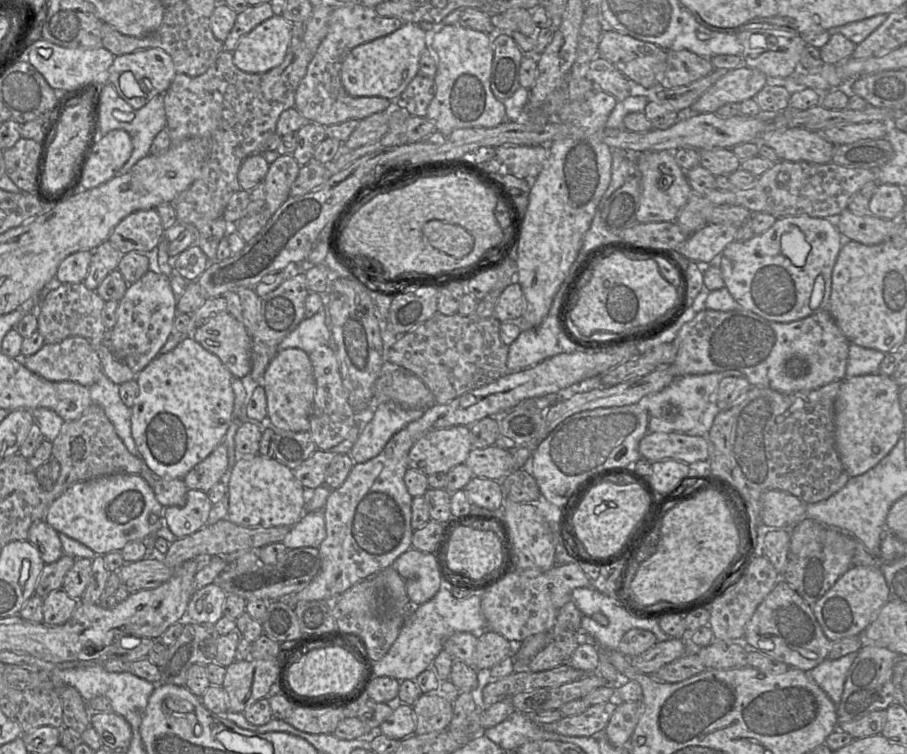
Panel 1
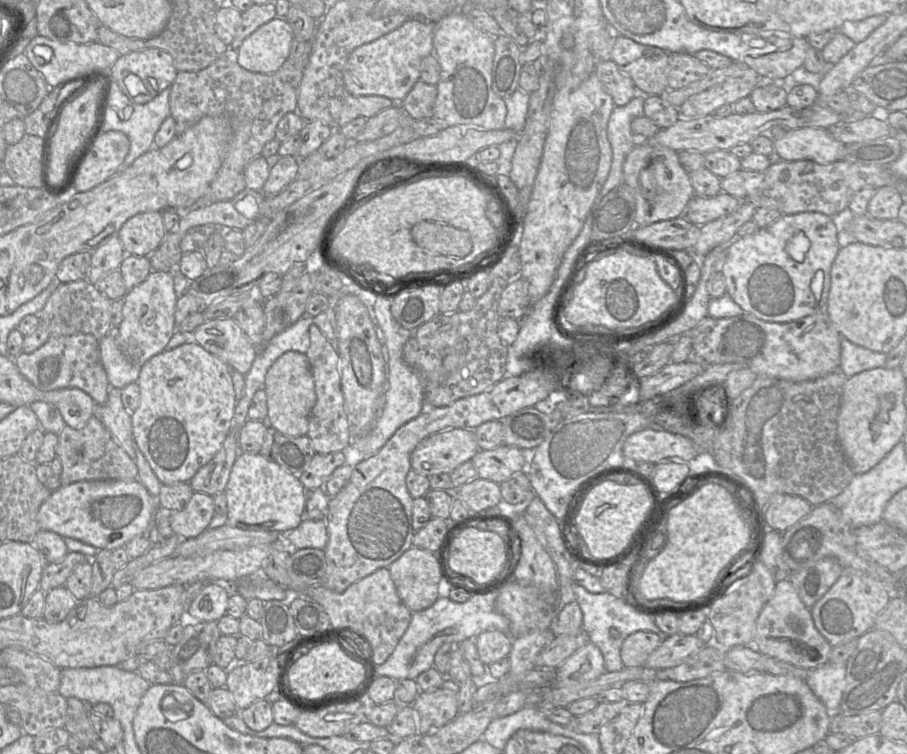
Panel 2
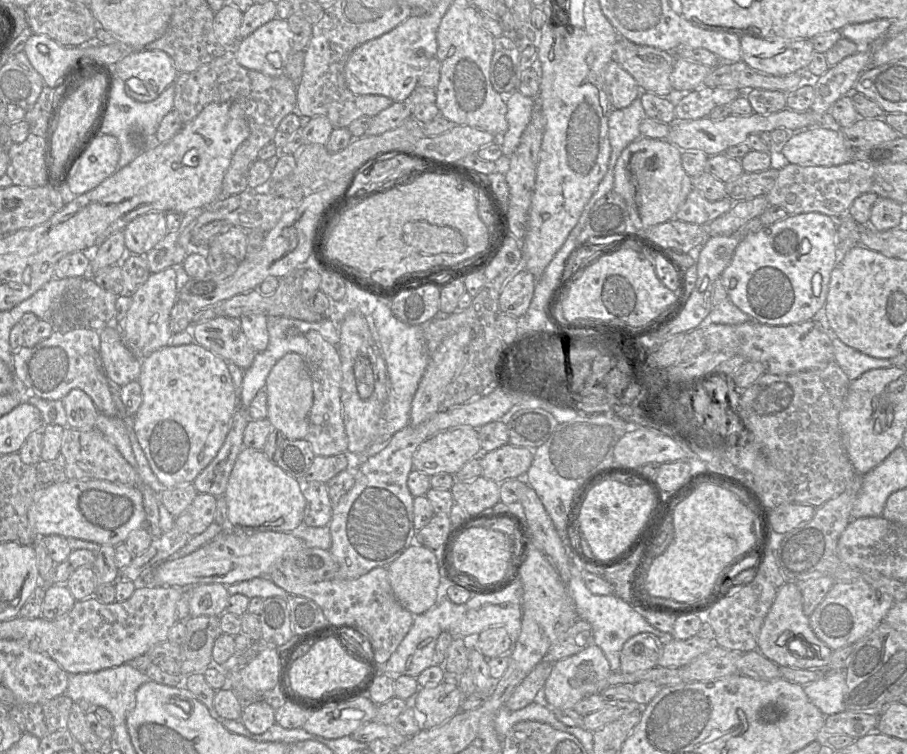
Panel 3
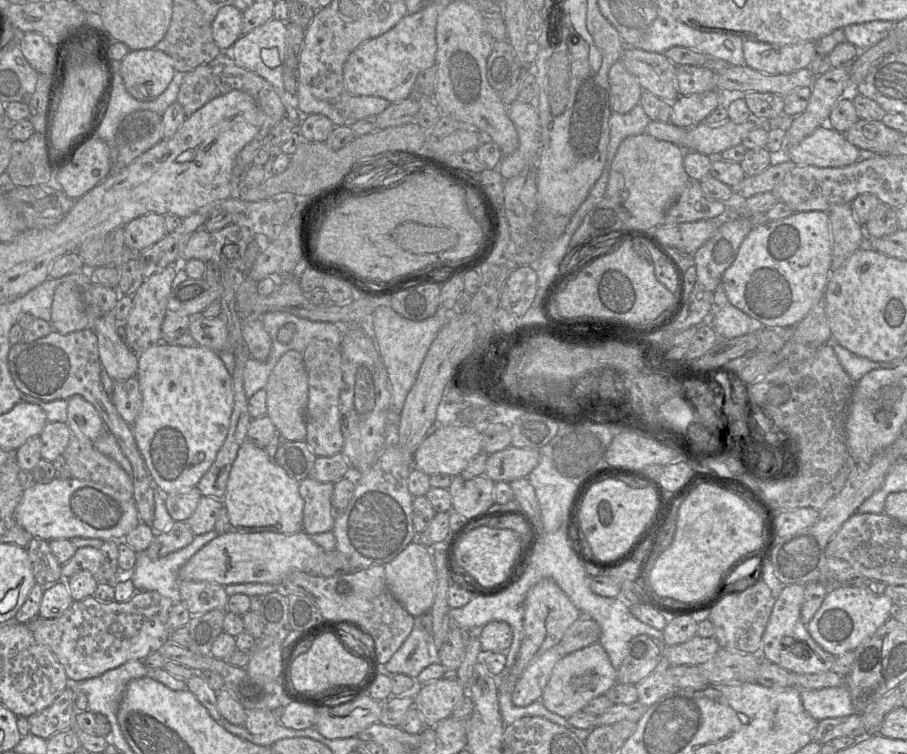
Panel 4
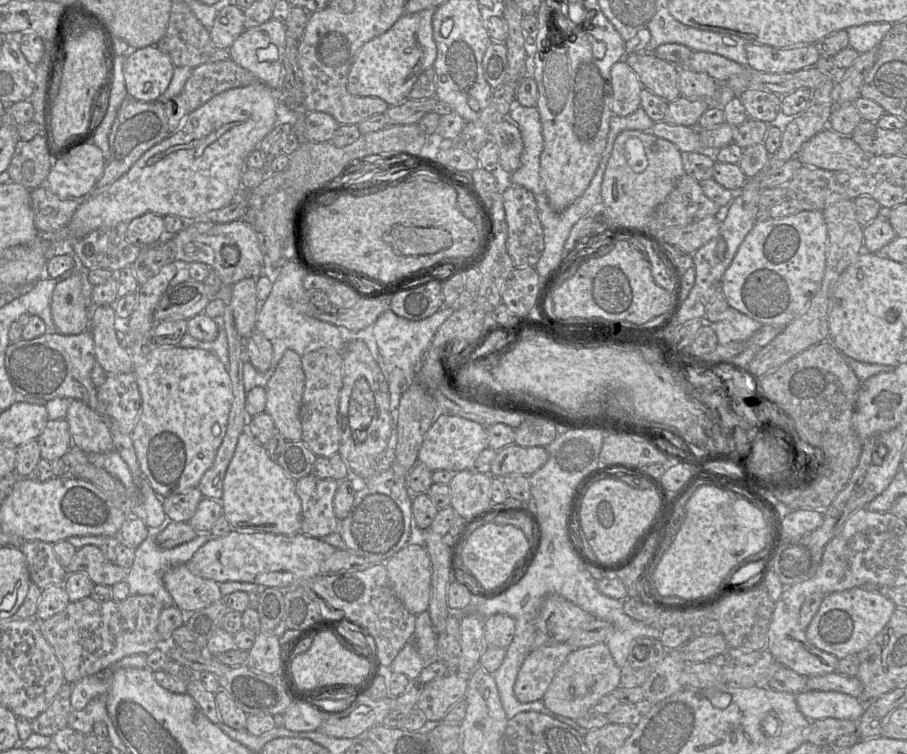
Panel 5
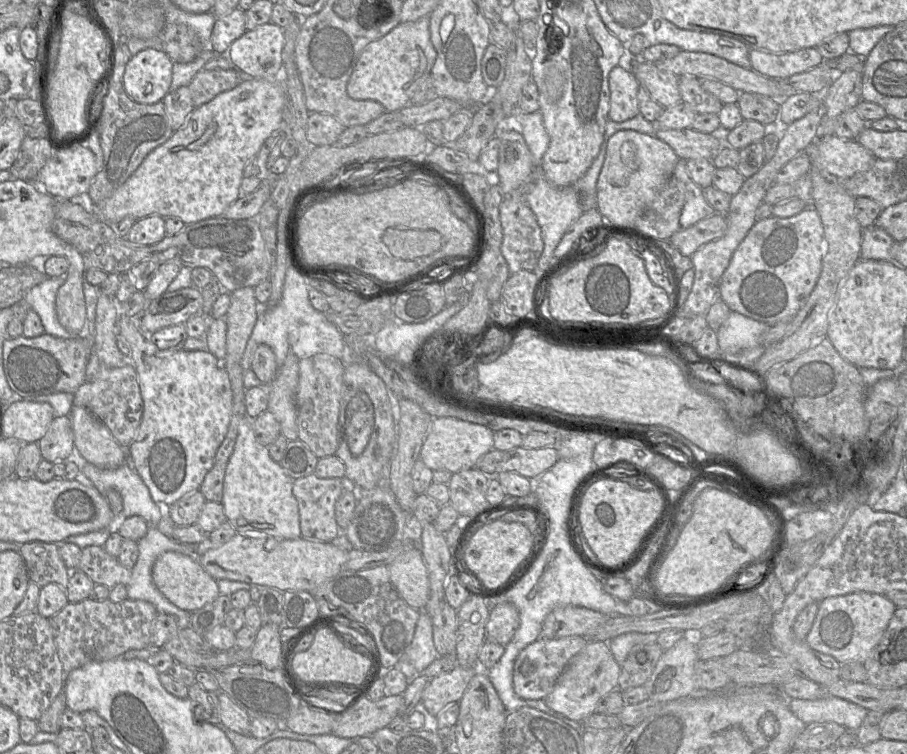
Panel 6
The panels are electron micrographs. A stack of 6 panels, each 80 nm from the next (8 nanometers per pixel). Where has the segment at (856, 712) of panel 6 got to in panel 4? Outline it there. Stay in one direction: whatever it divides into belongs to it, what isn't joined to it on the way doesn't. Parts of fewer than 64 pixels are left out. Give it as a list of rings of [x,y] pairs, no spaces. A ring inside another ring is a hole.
[[[827,687],[819,690],[799,689],[804,709],[816,721],[856,713],[848,687]]]

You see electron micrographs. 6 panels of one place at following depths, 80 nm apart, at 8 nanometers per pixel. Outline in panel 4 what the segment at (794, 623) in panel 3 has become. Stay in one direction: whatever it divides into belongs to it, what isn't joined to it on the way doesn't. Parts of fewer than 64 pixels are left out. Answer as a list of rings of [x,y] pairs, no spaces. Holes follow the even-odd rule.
[[[785,585],[775,599],[766,629],[761,640],[760,655],[792,673],[814,674],[829,671],[835,656],[826,652],[809,634],[801,617],[805,585]]]

